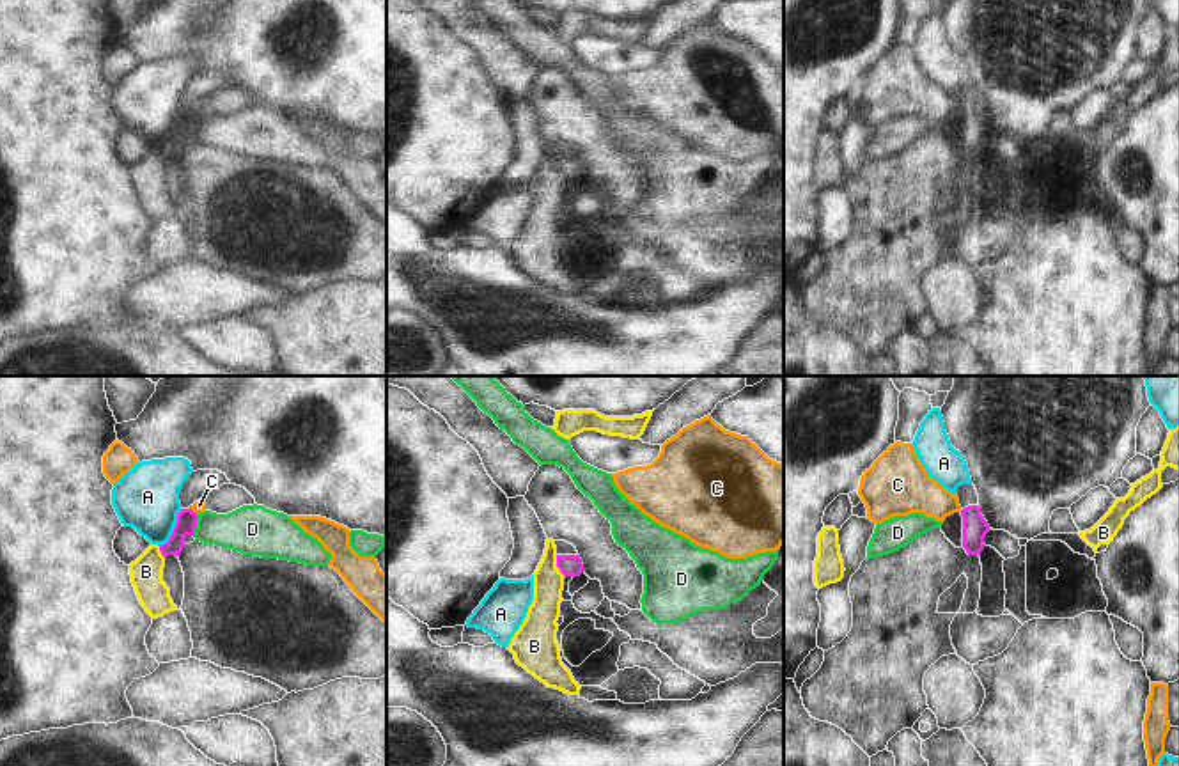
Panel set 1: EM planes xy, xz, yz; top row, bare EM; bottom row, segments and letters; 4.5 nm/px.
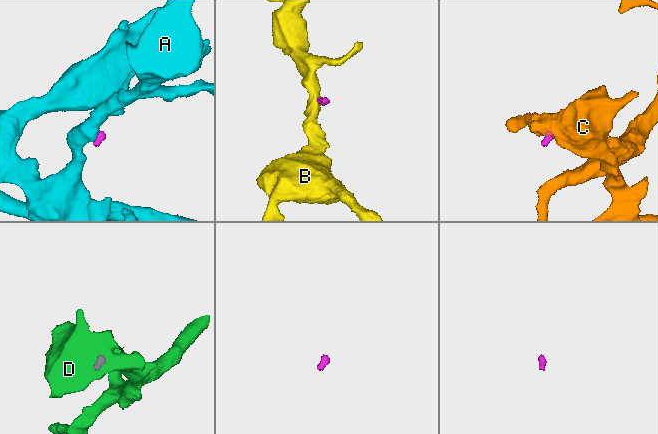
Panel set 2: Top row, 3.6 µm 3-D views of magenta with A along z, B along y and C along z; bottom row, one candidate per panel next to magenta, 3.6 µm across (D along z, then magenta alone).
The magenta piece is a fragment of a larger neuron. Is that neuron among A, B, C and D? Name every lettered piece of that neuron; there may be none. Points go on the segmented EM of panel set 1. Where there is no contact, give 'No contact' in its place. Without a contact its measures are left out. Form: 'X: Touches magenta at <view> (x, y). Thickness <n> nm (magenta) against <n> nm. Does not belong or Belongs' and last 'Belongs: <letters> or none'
A: Touches magenta at xy (174, 529). Thickness 100 nm (magenta) against 280 nm. Does not belong
B: Touches magenta at xz (557, 566). Thickness 100 nm (magenta) against 140 nm. Does not belong
C: Touches magenta at xy (192, 511). Thickness 100 nm (magenta) against 50 nm. Does not belong
D: Touches magenta at xy (195, 525). Thickness 100 nm (magenta) against 220 nm. Does not belong
Belongs: none.

